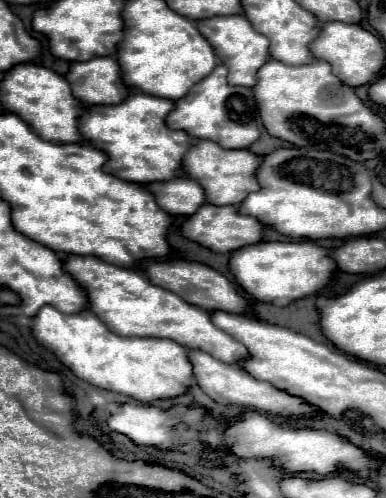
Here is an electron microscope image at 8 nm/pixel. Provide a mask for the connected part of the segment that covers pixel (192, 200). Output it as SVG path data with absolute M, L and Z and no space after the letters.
M176 176L168 182L150 182L144 188L154 196L156 204L172 216L190 216L204 204L204 192L186 176Z

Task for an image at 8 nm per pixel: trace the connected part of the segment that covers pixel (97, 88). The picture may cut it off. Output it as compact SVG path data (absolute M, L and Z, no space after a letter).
M110 56L92 58L88 62L72 62L66 74L72 94L82 104L118 104L128 96L128 88L120 84L116 60Z

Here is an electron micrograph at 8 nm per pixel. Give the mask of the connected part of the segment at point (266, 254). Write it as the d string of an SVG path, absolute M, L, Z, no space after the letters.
M258 242L242 246L230 254L228 262L234 280L258 302L270 302L276 306L286 306L292 300L316 294L322 290L336 268L328 260L328 252L314 242Z

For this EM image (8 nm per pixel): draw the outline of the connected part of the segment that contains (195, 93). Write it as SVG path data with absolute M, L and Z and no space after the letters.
M218 64L204 80L194 84L190 92L176 100L174 110L166 116L166 126L172 130L184 130L194 138L204 138L220 144L222 148L240 150L248 148L258 140L258 122L256 122L256 102L250 88L230 86L226 82L228 70L224 64Z

